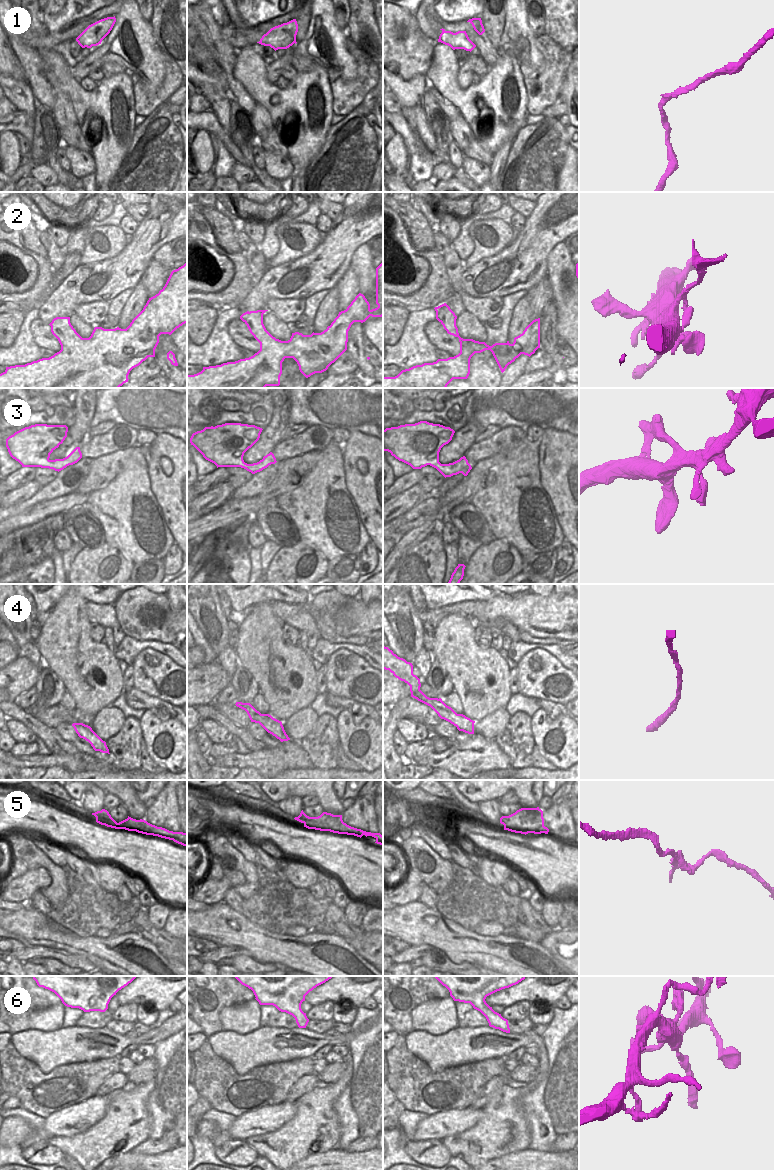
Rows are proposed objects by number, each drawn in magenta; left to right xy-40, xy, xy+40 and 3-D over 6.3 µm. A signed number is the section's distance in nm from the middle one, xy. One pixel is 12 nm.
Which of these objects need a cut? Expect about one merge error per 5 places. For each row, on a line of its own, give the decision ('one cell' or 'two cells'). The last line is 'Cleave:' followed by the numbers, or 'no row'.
1: one cell
2: two cells
3: one cell
4: two cells
5: two cells
6: one cell
Cleave: 2, 4, 5

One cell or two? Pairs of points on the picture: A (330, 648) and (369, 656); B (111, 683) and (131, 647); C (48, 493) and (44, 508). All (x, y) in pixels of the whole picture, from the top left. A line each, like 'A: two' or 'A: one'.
A: one
B: two
C: two

